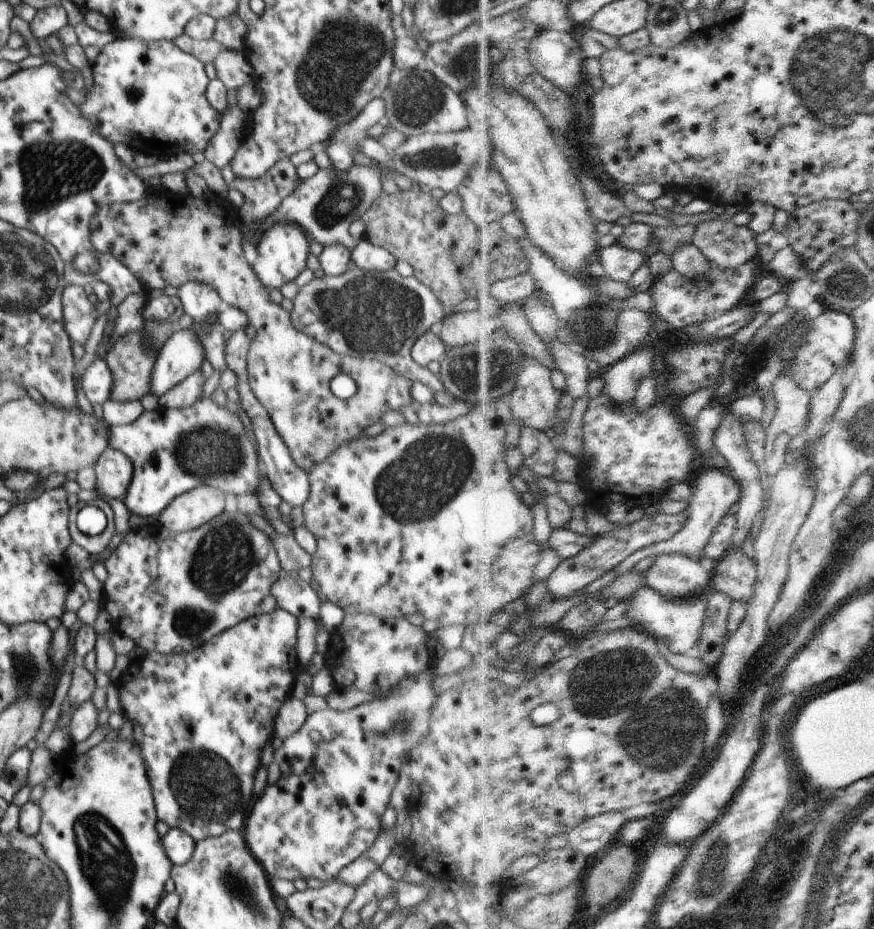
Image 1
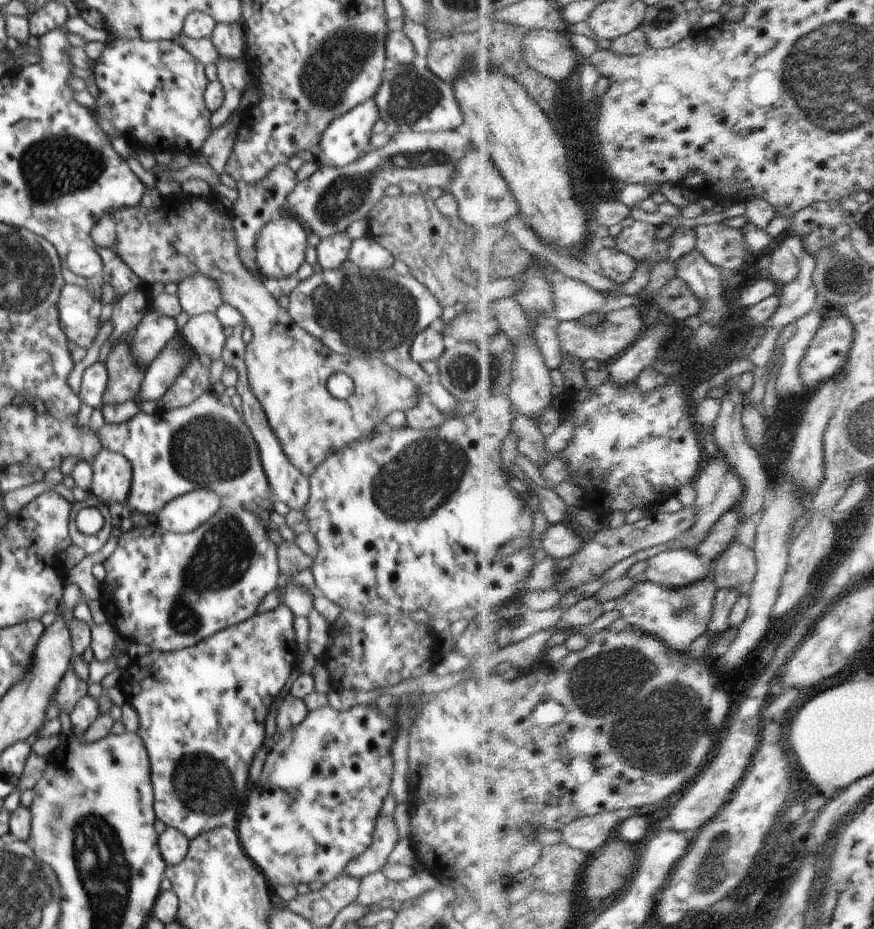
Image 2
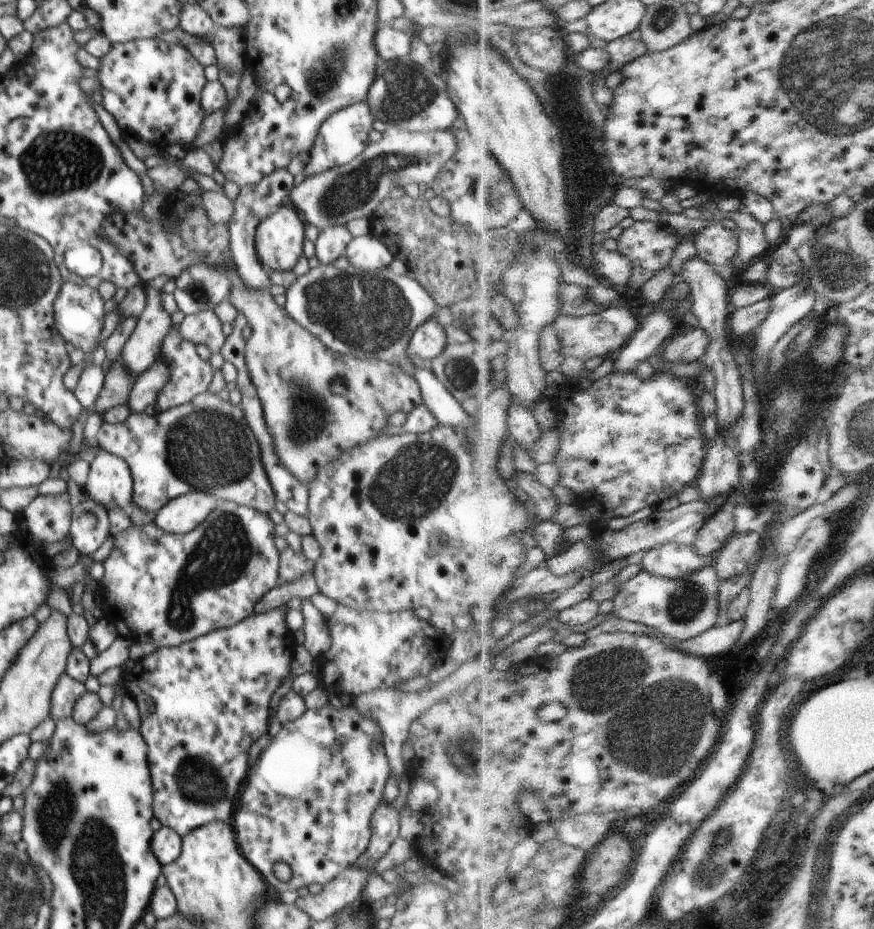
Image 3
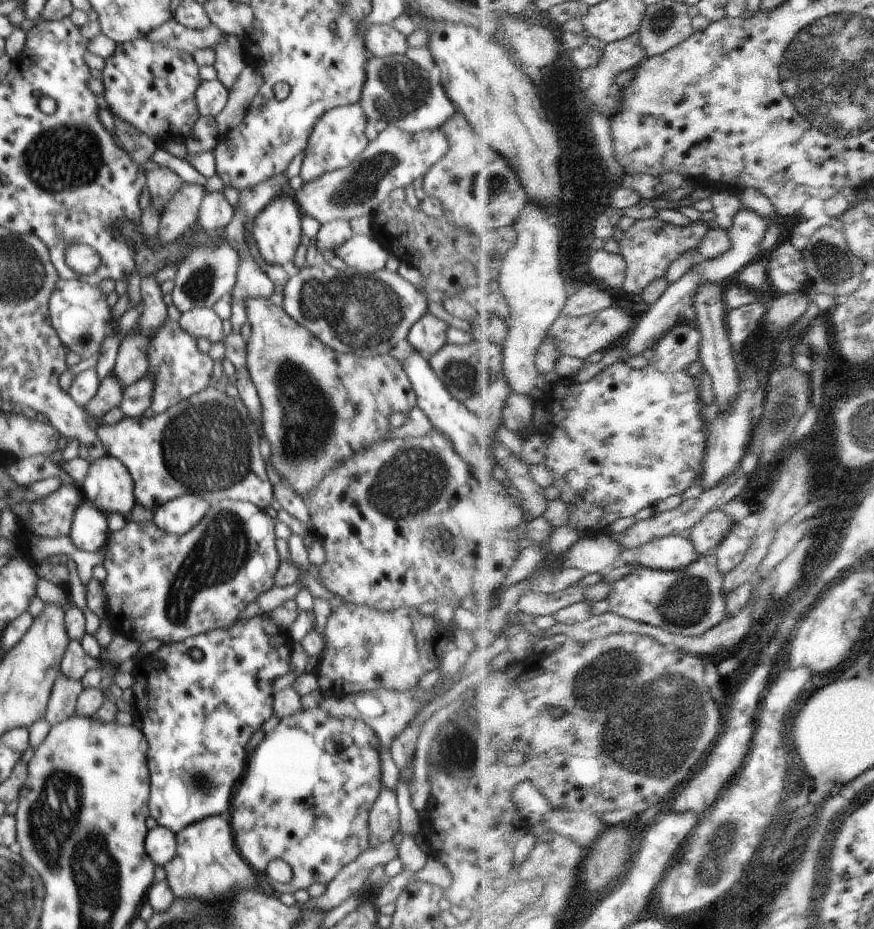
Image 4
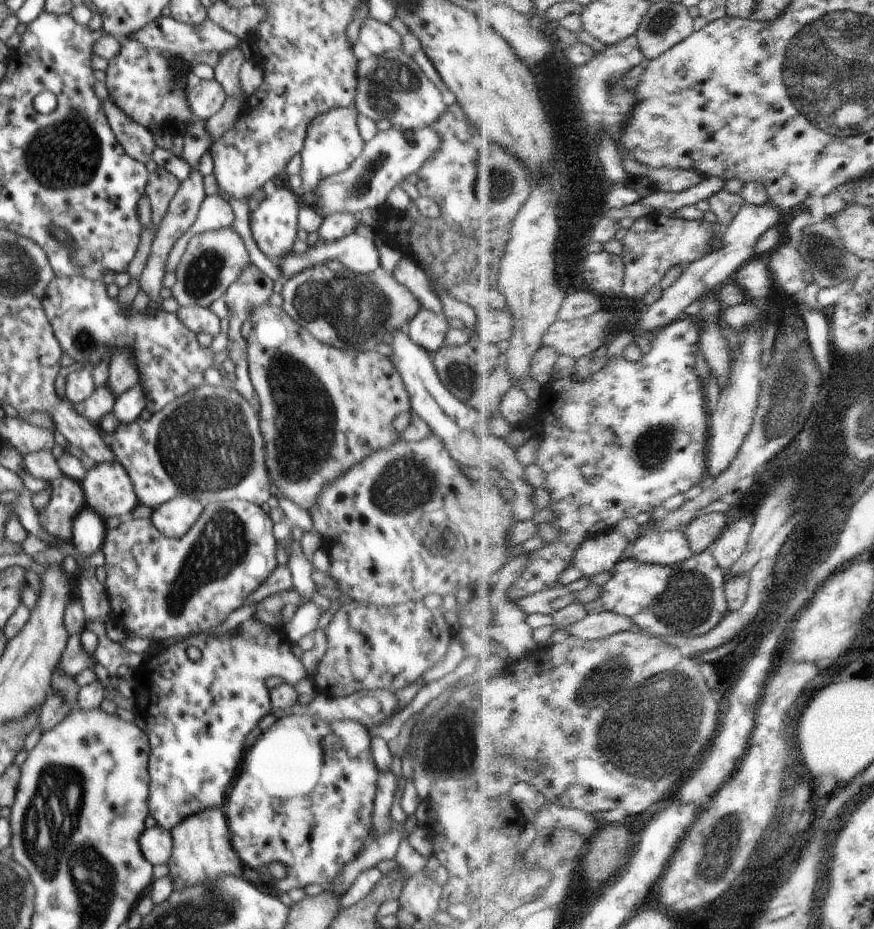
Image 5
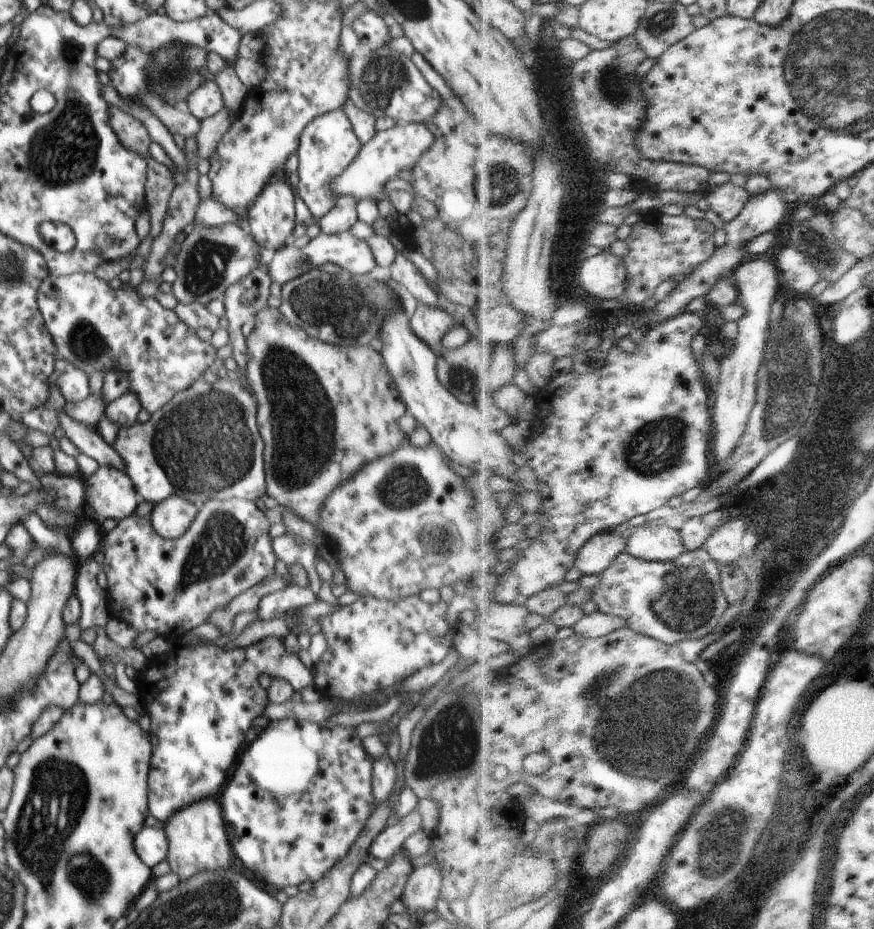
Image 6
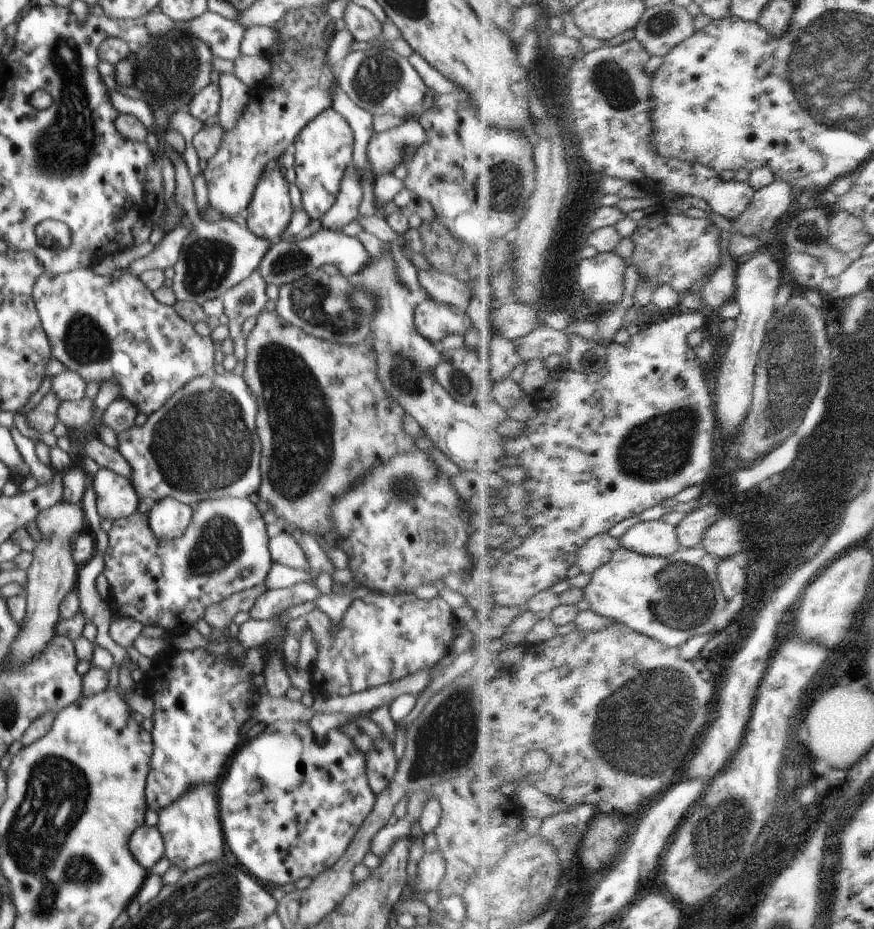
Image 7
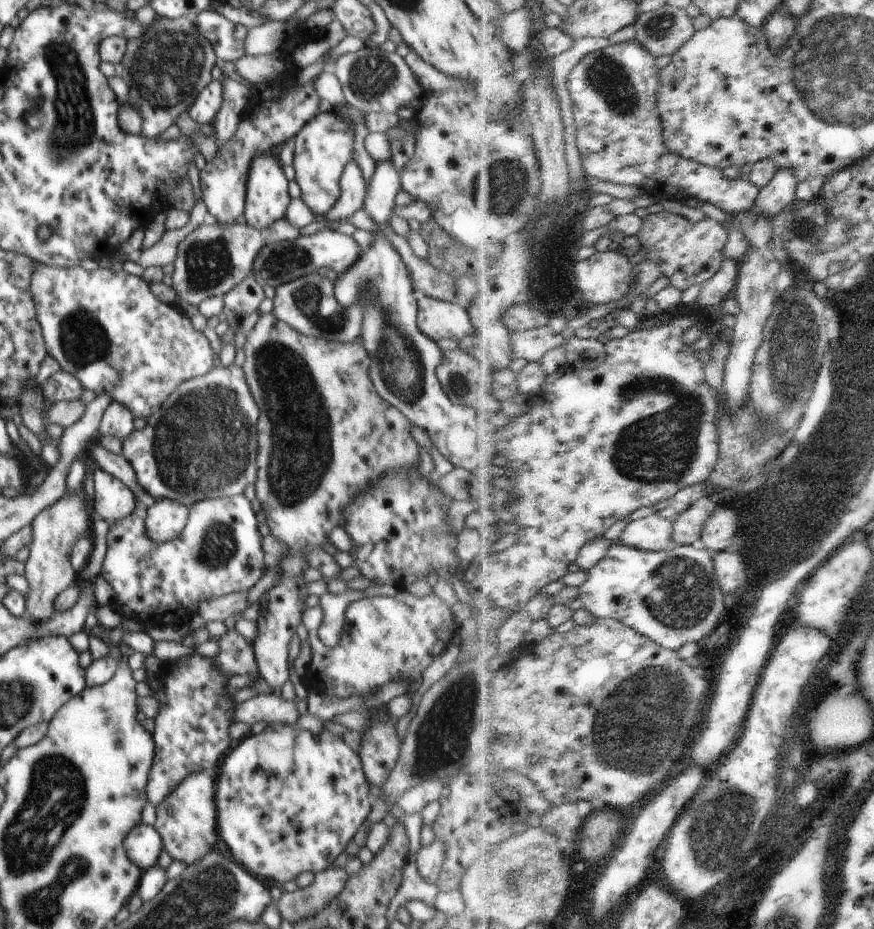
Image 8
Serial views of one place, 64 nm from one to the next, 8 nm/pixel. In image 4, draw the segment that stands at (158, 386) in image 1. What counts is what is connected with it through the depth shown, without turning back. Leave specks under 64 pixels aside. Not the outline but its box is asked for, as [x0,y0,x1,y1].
[118,373,153,418]

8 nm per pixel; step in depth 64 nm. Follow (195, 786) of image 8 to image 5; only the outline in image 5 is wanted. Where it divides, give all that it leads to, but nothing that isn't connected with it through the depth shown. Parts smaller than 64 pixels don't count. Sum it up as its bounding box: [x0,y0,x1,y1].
[167,808,245,891]

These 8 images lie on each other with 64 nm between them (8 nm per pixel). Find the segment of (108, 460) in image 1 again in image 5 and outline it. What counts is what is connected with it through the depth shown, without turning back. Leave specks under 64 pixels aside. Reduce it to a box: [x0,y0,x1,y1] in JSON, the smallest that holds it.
[80,460,139,519]

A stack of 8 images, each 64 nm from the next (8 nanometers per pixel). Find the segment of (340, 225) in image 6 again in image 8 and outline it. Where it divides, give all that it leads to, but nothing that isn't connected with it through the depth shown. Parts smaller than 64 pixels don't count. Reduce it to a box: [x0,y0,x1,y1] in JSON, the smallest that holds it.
[325,161,366,222]

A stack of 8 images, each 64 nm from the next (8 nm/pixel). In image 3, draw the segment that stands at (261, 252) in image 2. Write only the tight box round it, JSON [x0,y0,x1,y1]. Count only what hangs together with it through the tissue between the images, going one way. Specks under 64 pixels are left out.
[256,204,305,272]

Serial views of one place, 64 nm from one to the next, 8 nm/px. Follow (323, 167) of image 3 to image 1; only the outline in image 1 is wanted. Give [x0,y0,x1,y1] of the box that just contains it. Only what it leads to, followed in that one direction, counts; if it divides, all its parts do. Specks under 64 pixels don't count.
[325,97,385,171]

